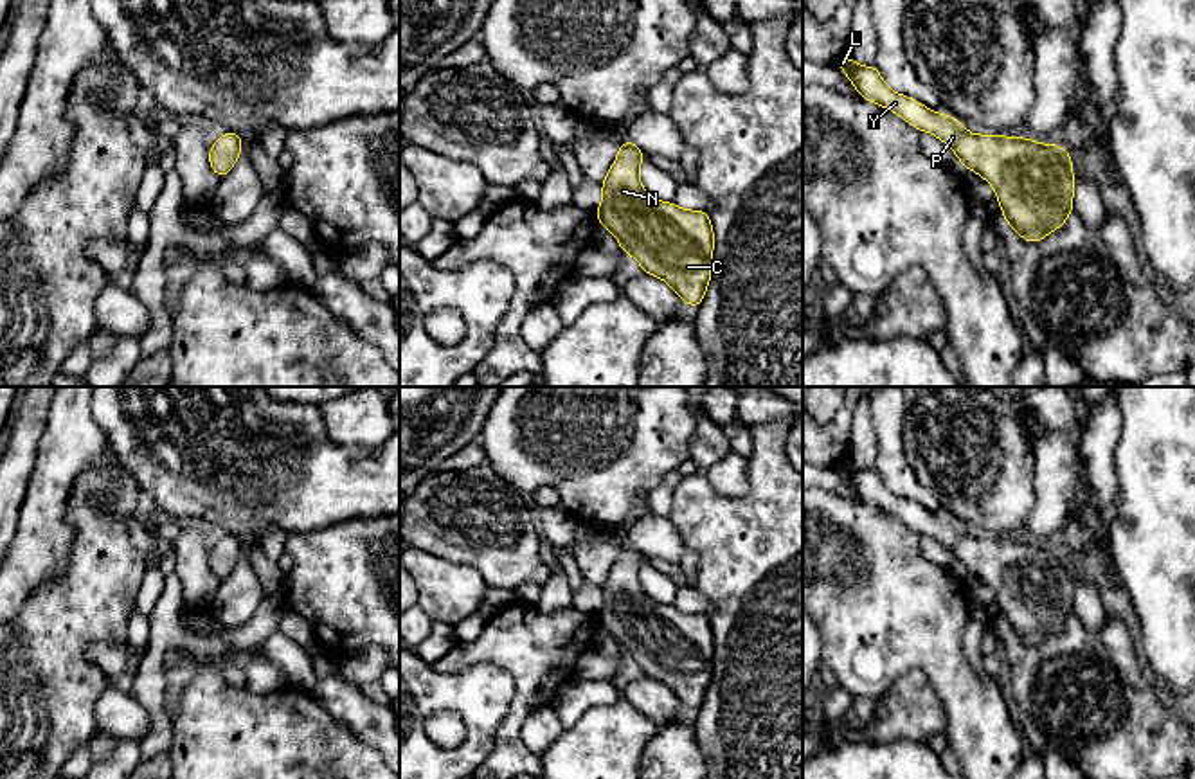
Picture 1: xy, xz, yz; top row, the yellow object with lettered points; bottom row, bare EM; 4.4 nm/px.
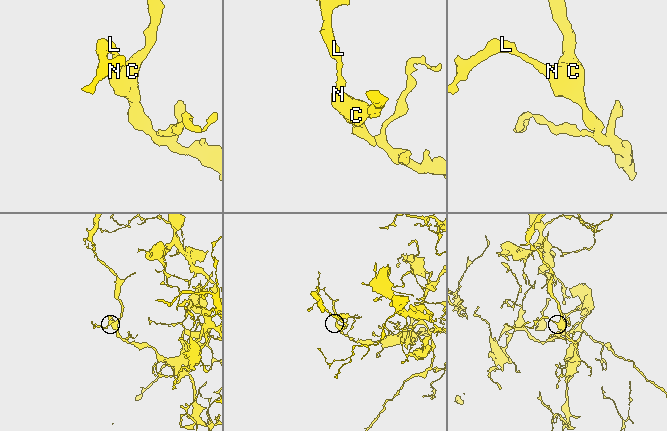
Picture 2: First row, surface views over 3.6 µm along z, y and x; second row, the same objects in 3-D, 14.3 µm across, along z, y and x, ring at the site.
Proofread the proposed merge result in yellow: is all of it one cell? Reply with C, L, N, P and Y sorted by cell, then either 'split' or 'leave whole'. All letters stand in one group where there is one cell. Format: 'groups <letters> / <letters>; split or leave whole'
groups C L N P Y; leave whole

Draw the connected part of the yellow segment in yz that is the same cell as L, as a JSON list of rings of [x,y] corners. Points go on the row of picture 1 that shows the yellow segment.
[[[848,56],[837,67],[864,101],[896,112],[916,130],[948,144],[966,169],[979,173],[995,189],[1008,225],[1024,241],[1040,241],[1073,212],[1073,158],[1062,146],[997,133],[970,135],[948,113],[936,113],[916,99],[891,92],[876,67],[860,67]]]

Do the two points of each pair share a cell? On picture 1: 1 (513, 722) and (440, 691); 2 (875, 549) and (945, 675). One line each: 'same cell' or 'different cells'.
1: different cells
2: same cell

